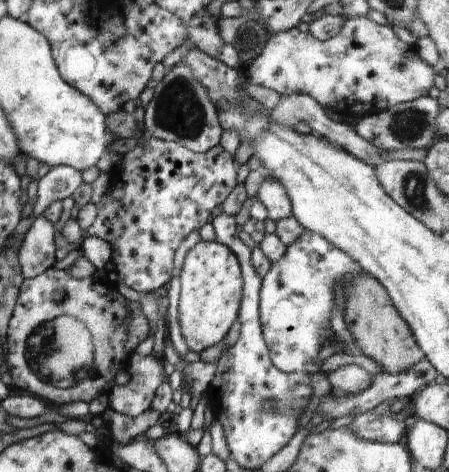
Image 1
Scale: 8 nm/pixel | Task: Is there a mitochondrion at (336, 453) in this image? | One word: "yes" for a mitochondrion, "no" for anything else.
yes

